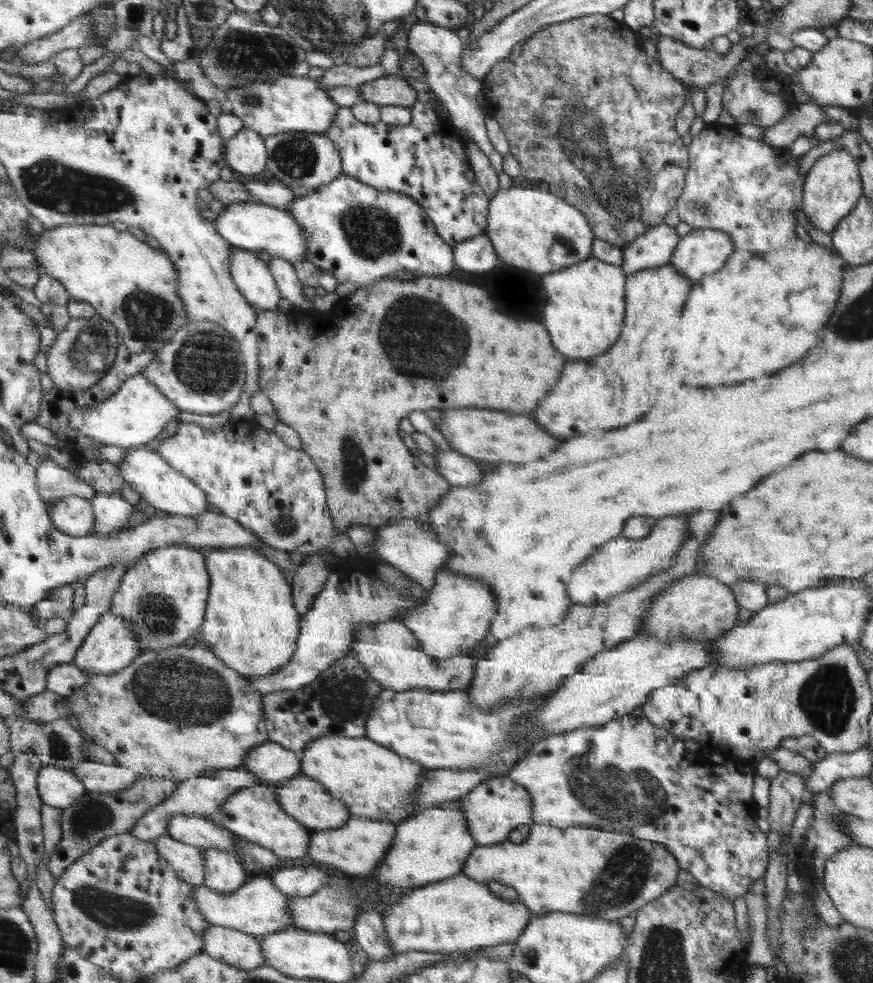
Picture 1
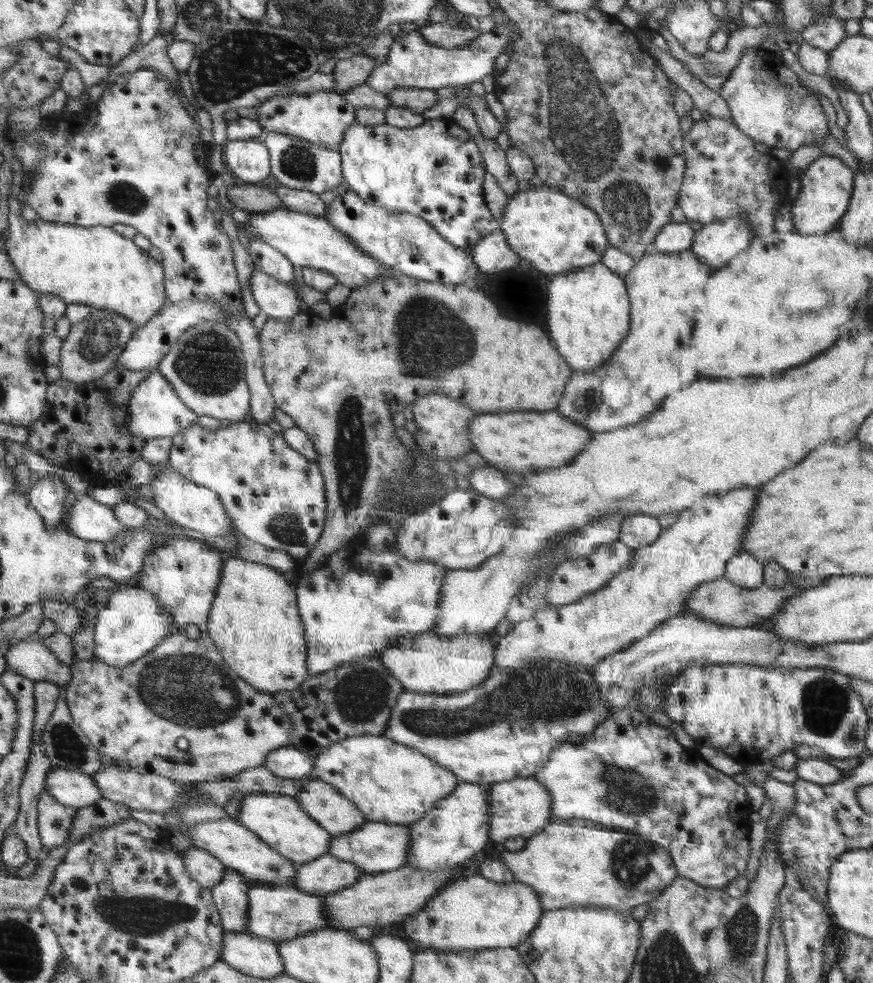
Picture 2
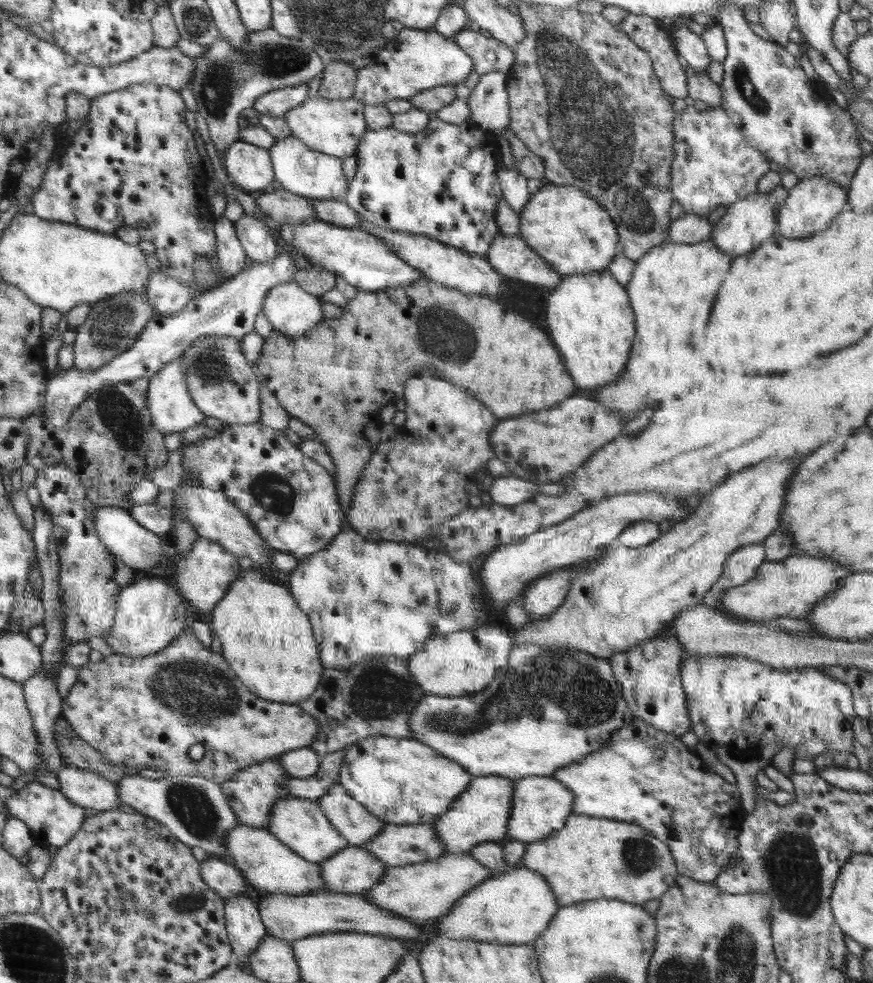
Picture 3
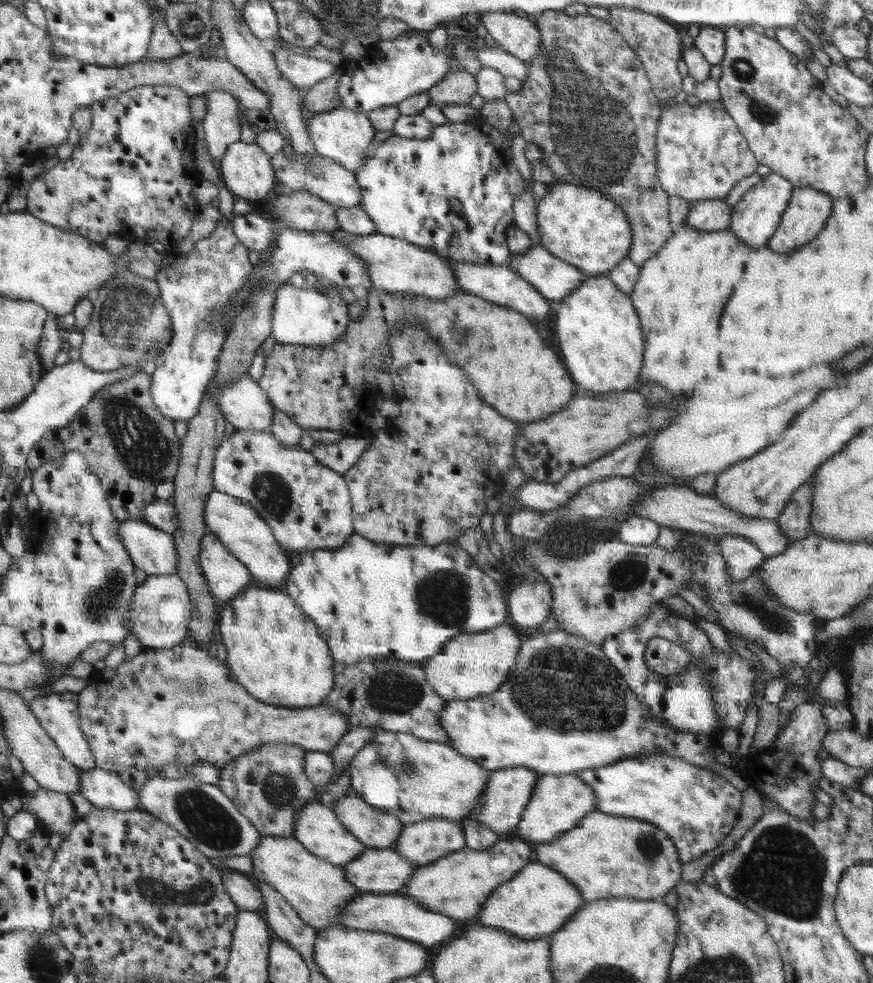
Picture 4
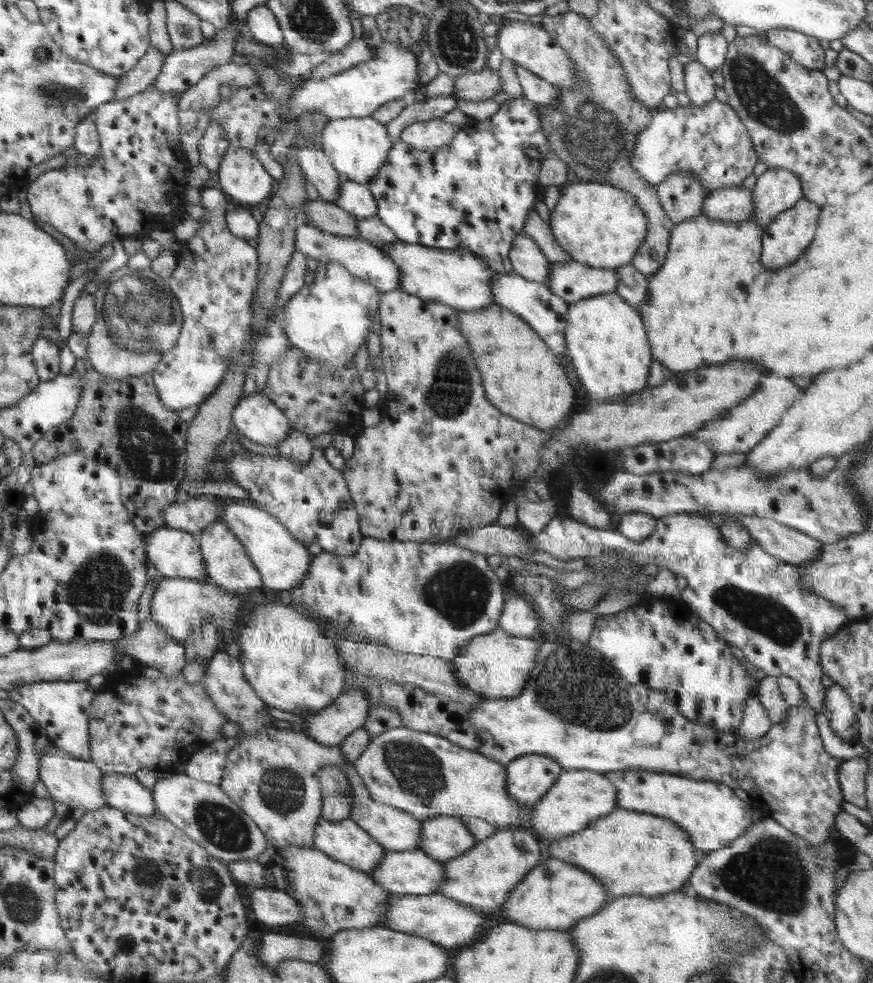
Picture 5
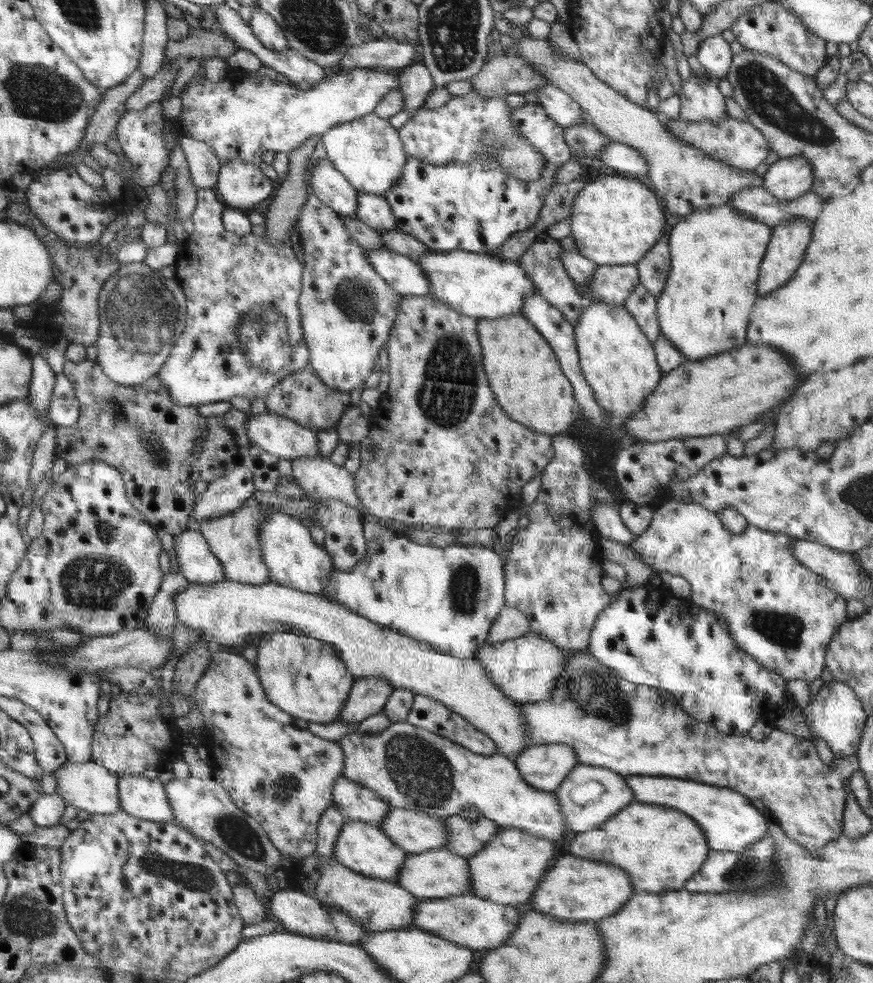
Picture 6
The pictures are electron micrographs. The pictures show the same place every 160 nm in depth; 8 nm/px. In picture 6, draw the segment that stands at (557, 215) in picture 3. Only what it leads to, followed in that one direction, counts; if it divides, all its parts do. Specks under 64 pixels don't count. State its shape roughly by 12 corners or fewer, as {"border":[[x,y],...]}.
{"border":[[609,173],[569,219],[574,250],[634,265],[664,236],[660,197]]}

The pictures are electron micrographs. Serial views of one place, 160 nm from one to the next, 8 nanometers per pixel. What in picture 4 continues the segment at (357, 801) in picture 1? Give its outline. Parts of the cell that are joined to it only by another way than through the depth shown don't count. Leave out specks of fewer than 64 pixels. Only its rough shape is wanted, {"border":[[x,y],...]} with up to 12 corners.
{"border":[[378,730],[349,764],[398,788],[369,803],[405,825],[464,819],[492,776],[447,743]]}

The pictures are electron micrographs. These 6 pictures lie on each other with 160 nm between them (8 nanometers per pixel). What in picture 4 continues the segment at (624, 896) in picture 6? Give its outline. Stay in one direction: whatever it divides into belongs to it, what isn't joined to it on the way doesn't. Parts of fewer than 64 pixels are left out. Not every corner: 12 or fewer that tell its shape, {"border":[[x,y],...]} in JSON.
{"border":[[534,862],[490,893],[471,922],[520,939],[561,930],[584,904]]}

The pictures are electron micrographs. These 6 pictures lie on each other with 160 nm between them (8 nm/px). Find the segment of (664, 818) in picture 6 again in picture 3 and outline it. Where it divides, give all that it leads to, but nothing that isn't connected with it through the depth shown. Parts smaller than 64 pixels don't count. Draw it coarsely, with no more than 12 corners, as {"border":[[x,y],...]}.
{"border":[[573,812],[522,864],[560,907],[641,905],[679,874],[648,829]]}

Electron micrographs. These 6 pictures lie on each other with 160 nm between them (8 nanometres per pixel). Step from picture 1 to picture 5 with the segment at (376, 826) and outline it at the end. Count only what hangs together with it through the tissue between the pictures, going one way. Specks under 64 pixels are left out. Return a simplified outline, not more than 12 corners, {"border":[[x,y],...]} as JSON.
{"border":[[429,817],[422,852],[448,861],[478,844],[460,817]]}

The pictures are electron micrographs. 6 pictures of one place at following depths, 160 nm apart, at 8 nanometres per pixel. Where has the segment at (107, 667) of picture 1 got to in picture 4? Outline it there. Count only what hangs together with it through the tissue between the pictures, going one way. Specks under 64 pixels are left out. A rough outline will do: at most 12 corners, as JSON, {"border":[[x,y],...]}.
{"border":[[150,575],[133,594],[129,629],[145,649],[188,639],[189,588]]}

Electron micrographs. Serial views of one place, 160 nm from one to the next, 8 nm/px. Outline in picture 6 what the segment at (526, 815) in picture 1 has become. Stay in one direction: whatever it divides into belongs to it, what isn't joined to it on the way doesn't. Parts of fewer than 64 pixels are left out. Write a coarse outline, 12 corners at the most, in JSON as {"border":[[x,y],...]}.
{"border":[[578,764],[554,793],[565,827],[596,829],[636,800],[628,777]]}

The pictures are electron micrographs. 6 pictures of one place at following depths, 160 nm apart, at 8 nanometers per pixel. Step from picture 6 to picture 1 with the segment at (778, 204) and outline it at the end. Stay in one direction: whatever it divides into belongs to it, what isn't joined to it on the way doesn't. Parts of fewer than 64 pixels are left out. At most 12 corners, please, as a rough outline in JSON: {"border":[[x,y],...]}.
{"border":[[664,223],[622,248],[627,276],[667,264],[682,240]]}

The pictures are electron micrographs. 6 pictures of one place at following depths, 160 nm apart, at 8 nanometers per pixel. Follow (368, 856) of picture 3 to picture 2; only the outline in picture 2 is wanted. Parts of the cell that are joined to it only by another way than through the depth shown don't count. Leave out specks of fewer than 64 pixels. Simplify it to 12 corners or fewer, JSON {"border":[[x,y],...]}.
{"border":[[326,852],[301,865],[291,886],[325,896],[364,872]]}

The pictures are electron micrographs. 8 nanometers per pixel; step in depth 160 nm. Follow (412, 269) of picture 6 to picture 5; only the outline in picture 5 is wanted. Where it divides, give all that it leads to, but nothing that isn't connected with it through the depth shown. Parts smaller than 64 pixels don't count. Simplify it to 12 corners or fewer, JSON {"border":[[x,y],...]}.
{"border":[[296,229],[295,249],[376,286],[398,289],[397,263],[364,239]]}

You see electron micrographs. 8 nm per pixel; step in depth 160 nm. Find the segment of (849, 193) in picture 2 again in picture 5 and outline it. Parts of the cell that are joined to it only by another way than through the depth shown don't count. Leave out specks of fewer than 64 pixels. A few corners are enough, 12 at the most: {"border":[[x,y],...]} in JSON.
{"border":[[806,198],[764,228],[765,269],[790,264],[816,238],[821,207]]}

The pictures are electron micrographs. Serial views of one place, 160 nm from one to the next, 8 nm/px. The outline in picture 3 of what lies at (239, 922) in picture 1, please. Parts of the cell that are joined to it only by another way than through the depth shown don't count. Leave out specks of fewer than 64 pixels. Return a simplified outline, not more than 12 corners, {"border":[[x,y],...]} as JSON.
{"border":[[268,893],[268,936],[356,931],[408,940],[422,926],[361,894]]}

